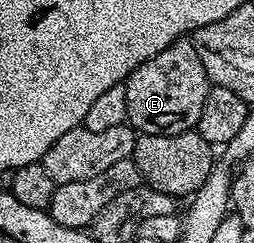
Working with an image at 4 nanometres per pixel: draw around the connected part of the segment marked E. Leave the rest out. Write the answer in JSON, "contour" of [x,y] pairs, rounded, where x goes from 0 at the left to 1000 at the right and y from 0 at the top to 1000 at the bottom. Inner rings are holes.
{"contour":[[[713,156],[654,189],[654,206],[606,222],[606,239],[559,255],[512,300],[484,354],[496,370],[500,506],[571,560],[673,560],[768,531],[827,333],[811,272],[795,272],[795,239],[780,239],[780,206],[752,160]]]}

